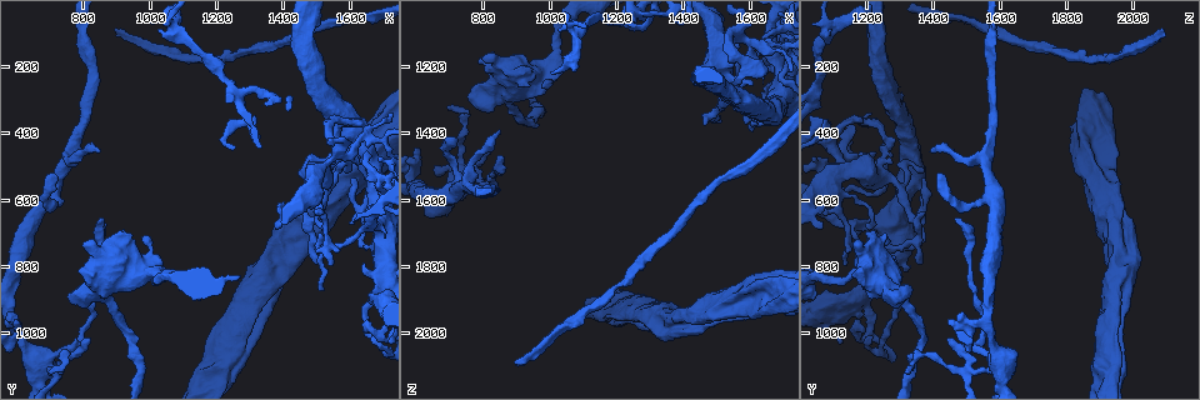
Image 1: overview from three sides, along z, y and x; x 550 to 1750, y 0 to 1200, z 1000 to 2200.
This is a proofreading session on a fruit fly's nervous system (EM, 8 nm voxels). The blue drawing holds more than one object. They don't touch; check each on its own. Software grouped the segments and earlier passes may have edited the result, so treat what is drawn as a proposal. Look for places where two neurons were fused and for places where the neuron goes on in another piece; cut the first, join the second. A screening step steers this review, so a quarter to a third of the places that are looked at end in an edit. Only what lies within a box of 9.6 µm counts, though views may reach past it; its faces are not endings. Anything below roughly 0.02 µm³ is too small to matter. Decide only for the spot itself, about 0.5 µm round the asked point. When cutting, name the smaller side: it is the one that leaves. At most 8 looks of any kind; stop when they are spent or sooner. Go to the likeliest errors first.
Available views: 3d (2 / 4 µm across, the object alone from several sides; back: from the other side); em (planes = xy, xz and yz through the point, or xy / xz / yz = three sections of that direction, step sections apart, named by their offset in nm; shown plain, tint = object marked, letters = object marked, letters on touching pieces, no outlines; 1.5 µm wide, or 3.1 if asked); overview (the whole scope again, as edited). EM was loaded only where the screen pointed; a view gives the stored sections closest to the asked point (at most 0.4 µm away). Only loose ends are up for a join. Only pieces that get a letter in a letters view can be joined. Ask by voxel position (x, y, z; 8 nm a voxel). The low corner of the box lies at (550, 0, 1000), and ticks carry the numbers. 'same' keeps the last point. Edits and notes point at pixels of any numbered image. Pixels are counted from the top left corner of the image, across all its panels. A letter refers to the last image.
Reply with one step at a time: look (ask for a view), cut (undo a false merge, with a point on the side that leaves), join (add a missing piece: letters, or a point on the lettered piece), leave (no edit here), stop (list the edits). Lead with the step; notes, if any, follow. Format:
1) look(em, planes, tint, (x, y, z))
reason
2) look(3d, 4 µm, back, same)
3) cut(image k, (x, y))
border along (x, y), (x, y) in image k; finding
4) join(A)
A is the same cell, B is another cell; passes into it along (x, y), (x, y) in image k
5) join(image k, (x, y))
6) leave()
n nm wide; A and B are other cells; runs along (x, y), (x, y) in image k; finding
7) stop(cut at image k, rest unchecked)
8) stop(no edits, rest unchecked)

look(em, planes, letters, (1080, 100, 1090))
a fork

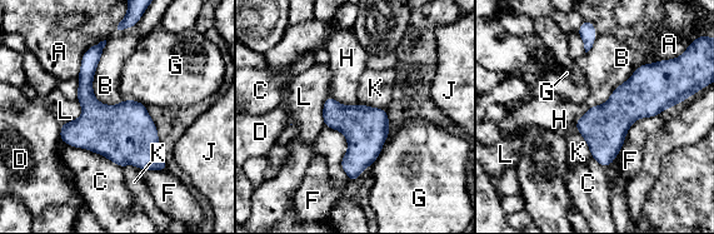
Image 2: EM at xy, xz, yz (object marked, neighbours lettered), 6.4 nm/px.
leave()
A, B, C, D, F, G, H, J, K and L are other cells; border along (659, 113), (638, 118), (618, 153) in image 2; all the same neuron

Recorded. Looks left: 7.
look(em, planes, letters, (1010, 810, 1190))
calibre changes

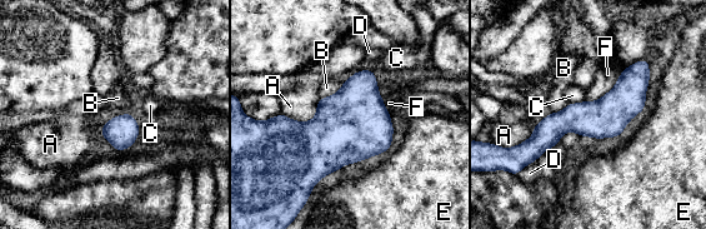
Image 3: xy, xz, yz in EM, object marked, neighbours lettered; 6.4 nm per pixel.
leave()
260 nm wide; A, B, C, D, E and F are other cells; runs along (646, 71), (527, 155) in image 3; continuous, no second neuron

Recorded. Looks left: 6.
look(em, planes, letters, (750, 480, 1570))

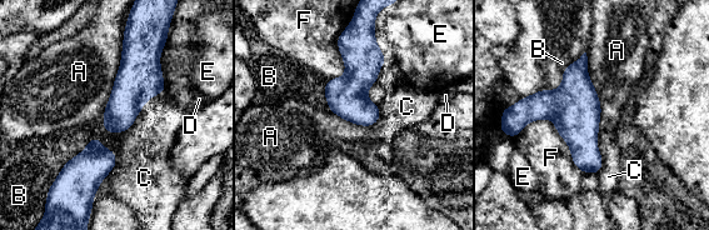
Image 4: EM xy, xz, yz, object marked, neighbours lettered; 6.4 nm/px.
leave()
A, B, C, D, E and F are other cells; border along (125, 30), (120, 66), (100, 123) in image 4; continuous, no second neuron

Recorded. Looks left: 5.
stop(no edits, rest unchecked)

